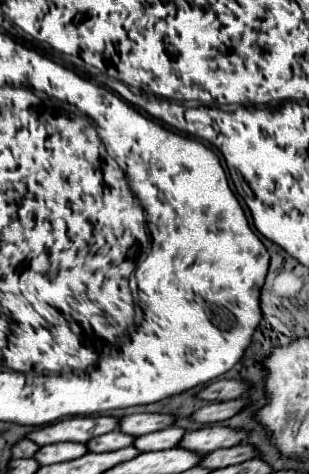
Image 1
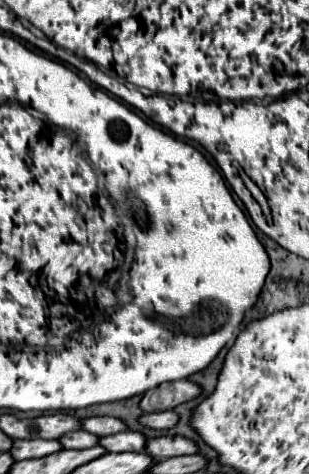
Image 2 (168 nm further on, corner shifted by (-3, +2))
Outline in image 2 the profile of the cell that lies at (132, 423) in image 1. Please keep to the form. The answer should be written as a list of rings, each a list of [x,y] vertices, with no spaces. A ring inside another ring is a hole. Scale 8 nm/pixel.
[[[89,417],[83,419],[85,421],[85,431],[95,433],[99,437],[107,437],[107,435],[115,435],[127,429],[125,421],[117,419],[117,417]]]

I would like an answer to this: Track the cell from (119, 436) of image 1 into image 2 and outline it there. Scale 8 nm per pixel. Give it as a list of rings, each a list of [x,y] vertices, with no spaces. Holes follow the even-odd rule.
[[[77,431],[77,433],[69,433],[69,437],[61,437],[61,445],[65,449],[89,449],[99,445],[99,441],[101,437],[89,431]]]

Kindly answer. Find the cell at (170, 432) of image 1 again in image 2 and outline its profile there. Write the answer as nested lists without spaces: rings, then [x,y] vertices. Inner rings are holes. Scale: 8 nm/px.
[[[125,431],[125,433],[115,433],[109,437],[101,437],[101,447],[105,447],[111,453],[121,453],[121,451],[145,451],[147,437],[139,431]]]

